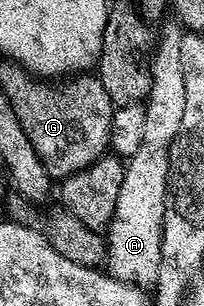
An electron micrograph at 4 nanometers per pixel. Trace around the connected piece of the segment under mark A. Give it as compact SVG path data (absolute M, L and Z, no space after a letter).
M163 22L152 58L148 63L150 92L144 100L144 133L140 149L125 160L124 181L116 197L116 209L105 232L105 270L114 279L150 289L157 284L160 273L160 245L166 208L166 181L170 172L170 150L180 120L184 118L184 69L180 61L183 28L177 22Z

